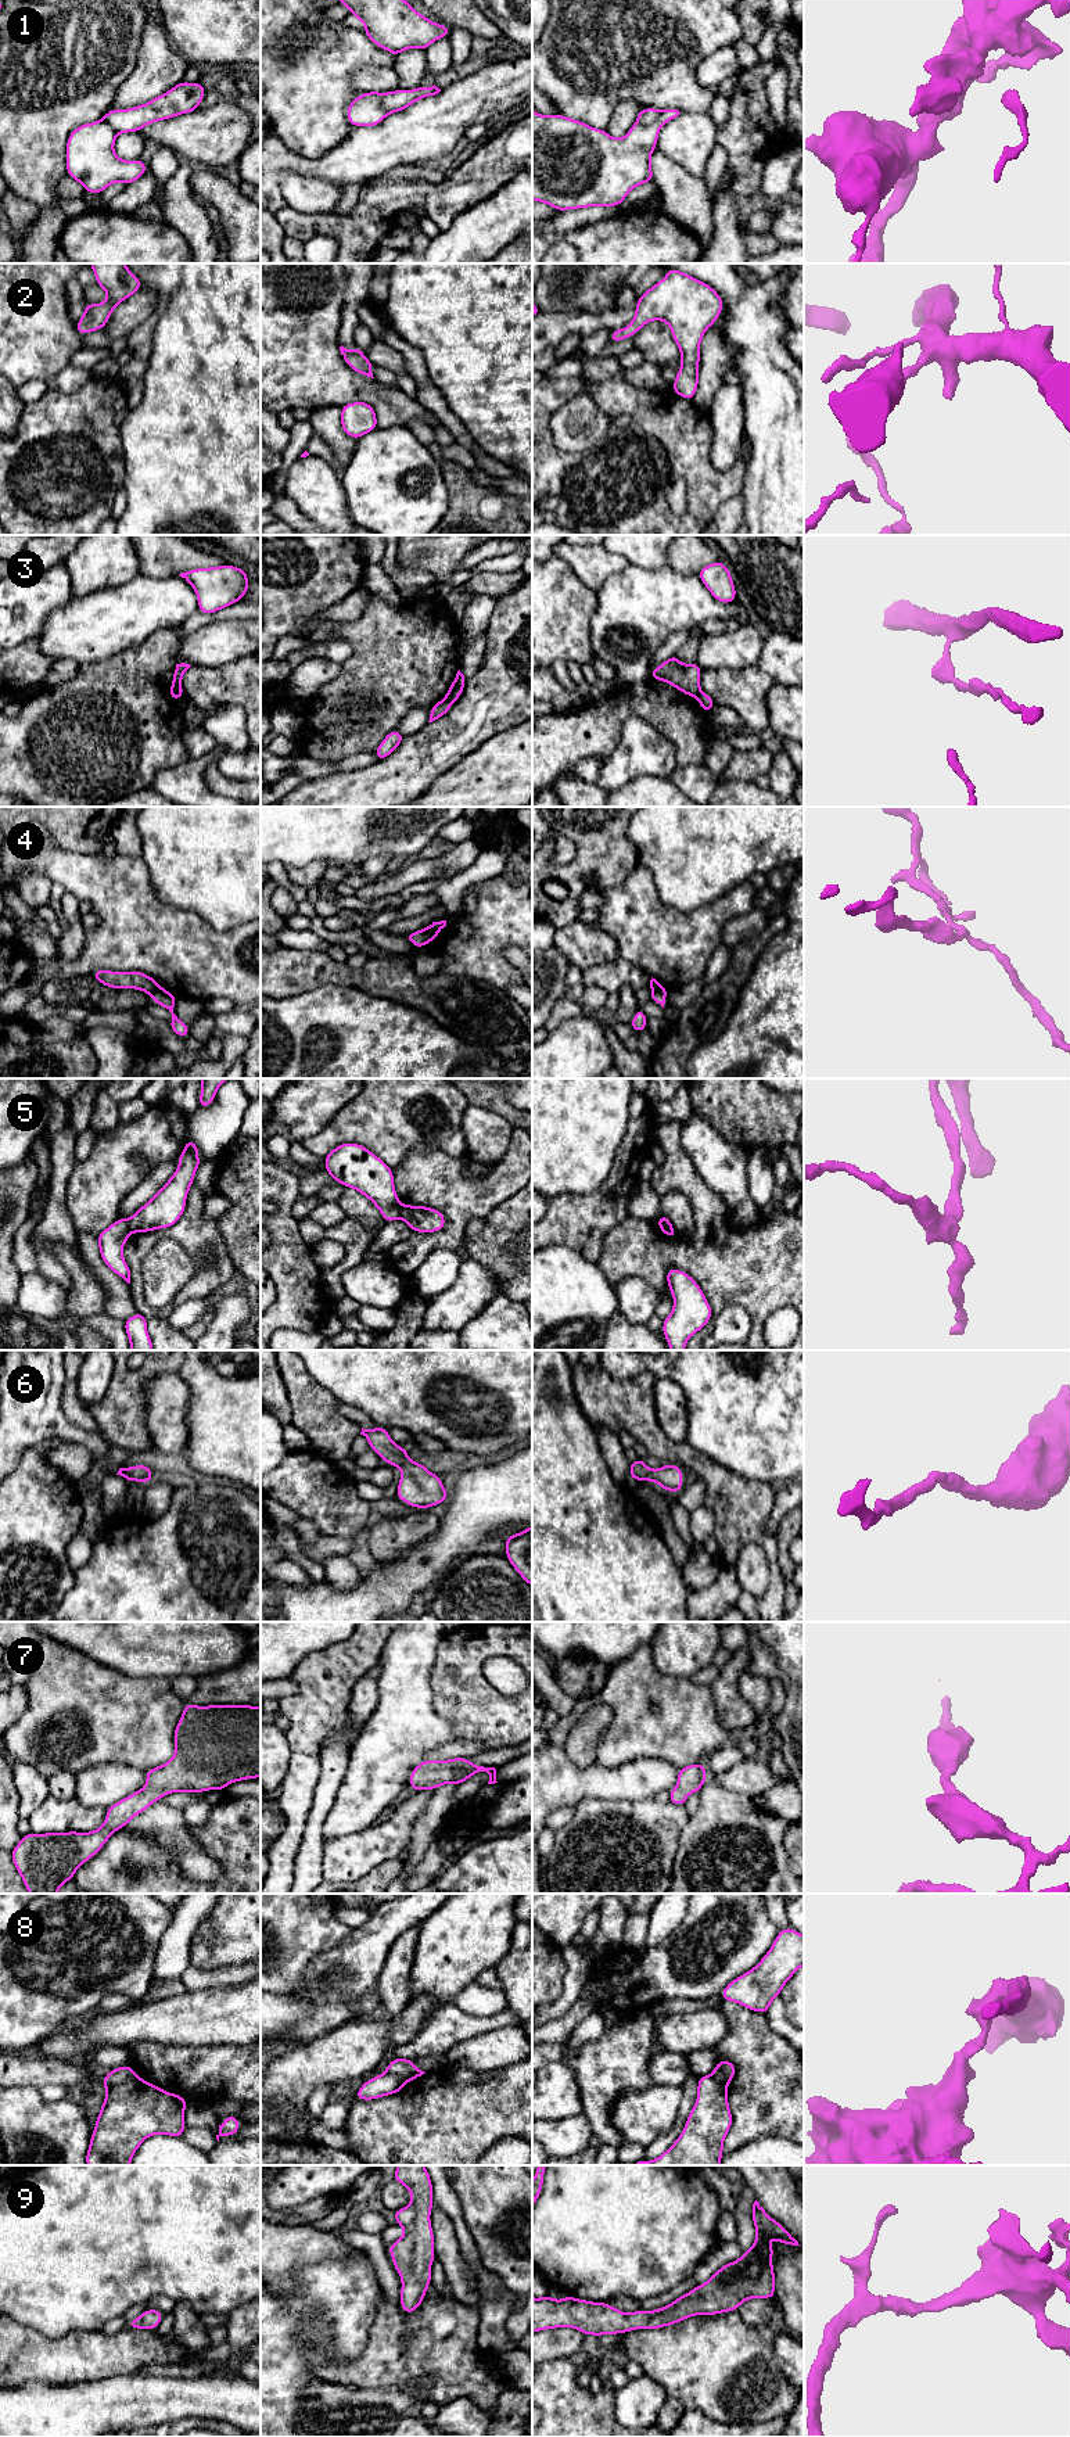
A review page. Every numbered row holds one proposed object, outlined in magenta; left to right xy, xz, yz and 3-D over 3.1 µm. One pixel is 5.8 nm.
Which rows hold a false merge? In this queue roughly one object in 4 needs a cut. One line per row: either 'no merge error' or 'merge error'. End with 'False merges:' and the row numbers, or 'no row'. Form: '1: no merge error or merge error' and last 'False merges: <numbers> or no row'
1: merge error
2: no merge error
3: merge error
4: merge error
5: merge error
6: no merge error
7: no merge error
8: merge error
9: no merge error
False merges: 1, 3, 4, 5, 8

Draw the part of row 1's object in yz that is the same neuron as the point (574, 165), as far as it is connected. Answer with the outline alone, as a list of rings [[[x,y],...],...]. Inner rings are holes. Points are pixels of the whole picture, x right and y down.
[[[532,110],[532,200],[557,211],[620,207],[632,189],[654,182],[650,161],[658,132],[679,114],[664,110],[653,123],[635,123],[622,139],[614,139],[606,130],[561,114],[545,116]]]

